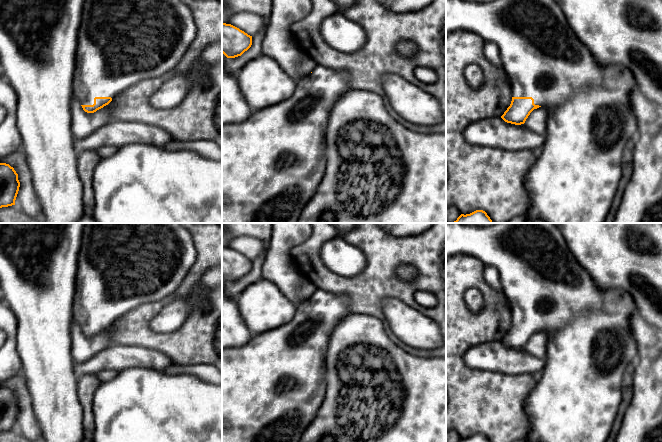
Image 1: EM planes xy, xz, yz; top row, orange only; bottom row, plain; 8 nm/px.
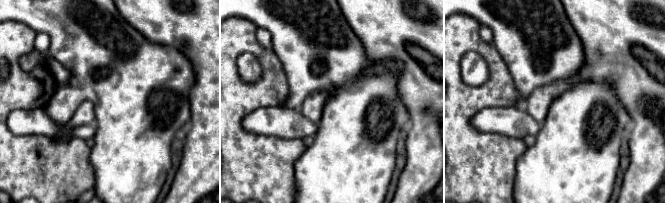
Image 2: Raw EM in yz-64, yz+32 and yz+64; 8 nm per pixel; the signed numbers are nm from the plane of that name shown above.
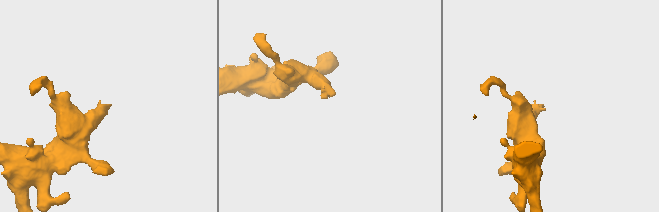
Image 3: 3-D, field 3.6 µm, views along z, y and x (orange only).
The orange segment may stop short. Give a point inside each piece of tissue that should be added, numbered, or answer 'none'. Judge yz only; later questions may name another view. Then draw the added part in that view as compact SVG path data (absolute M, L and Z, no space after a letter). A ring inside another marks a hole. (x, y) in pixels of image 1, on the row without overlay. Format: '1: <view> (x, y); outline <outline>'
1: yz (590, 346); outline M446 223L446 258L466 254L479 259L484 265L498 270L501 288L510 303L512 321L532 321L534 328L547 333L545 365L542 377L525 400L525 410L530 421L530 430L526 442L606 442L622 402L622 377L637 359L637 344L632 335L629 318L635 310L635 303L630 293L621 289L601 290L590 274L578 263L566 241L554 223L495 223L488 227L474 227L462 223Z

